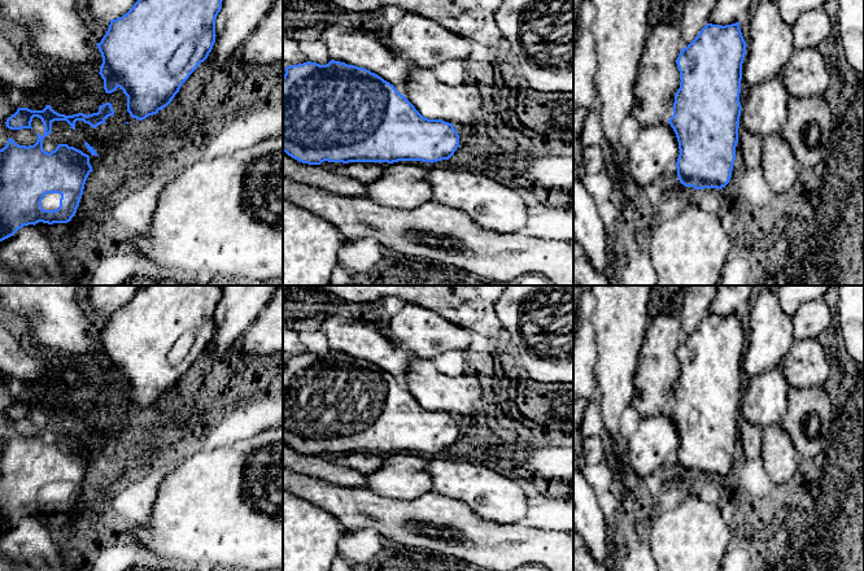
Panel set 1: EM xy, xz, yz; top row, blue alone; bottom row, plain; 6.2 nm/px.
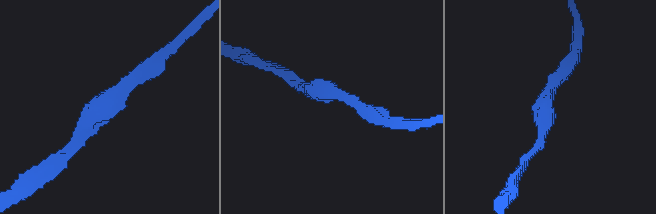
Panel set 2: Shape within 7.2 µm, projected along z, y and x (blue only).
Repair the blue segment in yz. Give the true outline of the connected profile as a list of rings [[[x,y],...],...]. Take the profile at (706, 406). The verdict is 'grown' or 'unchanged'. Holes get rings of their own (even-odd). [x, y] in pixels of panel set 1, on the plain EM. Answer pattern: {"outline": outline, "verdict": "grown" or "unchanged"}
{"outline": [[[739,313],[725,317],[707,314],[677,348],[681,372],[668,414],[678,432],[676,459],[685,478],[721,480],[732,468],[742,401],[739,384],[746,337]]], "verdict": "unchanged"}

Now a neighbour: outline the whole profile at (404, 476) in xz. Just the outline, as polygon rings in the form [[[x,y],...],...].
[[[393,453],[384,458],[379,470],[367,475],[363,487],[380,496],[414,500],[433,489],[427,466],[428,461],[422,457]]]

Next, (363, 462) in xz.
[[[349,453],[342,454],[336,462],[341,466],[357,470],[362,474],[371,474],[380,468],[384,457],[379,453]]]

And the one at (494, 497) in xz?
[[[432,459],[427,471],[433,492],[464,501],[488,522],[518,523],[528,513],[528,501],[520,485],[480,461]]]

